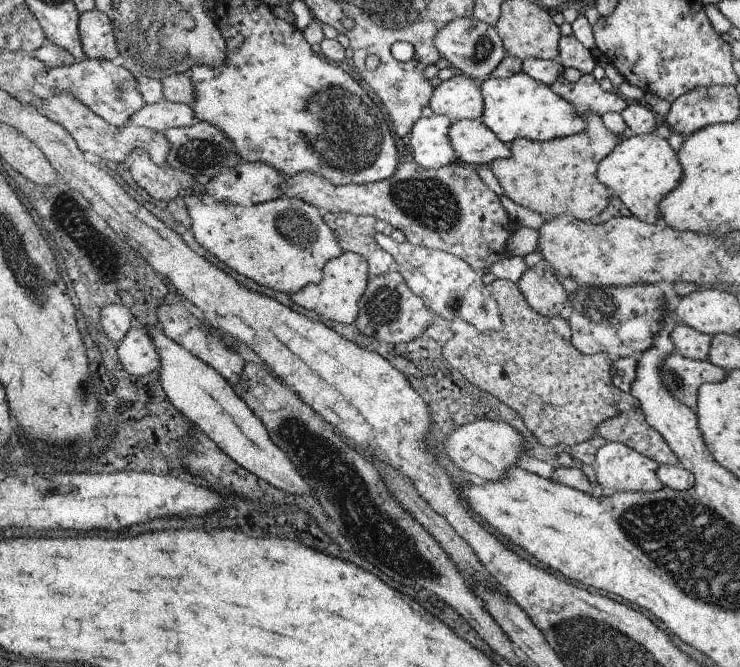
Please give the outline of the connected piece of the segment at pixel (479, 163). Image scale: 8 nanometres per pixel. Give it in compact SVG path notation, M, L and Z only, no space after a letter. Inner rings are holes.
M477 119L453 121L449 137L458 162L476 168L490 166L493 160L510 157L510 145L502 142L484 123Z

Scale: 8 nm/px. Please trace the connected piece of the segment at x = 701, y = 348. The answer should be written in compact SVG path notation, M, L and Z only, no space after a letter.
M683 324L676 325L670 334L675 353L698 361L707 361L712 337Z

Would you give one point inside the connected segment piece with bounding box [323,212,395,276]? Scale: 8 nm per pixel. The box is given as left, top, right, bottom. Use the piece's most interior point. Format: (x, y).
(356, 233)

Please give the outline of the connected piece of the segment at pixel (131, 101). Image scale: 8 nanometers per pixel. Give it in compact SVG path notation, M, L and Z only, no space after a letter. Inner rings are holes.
M85 59L71 65L54 67L48 69L44 76L37 78L38 82L46 86L73 93L92 112L117 127L130 124L132 116L147 104L145 97L141 95L137 79L137 76L123 65L115 66L112 61L104 59Z

